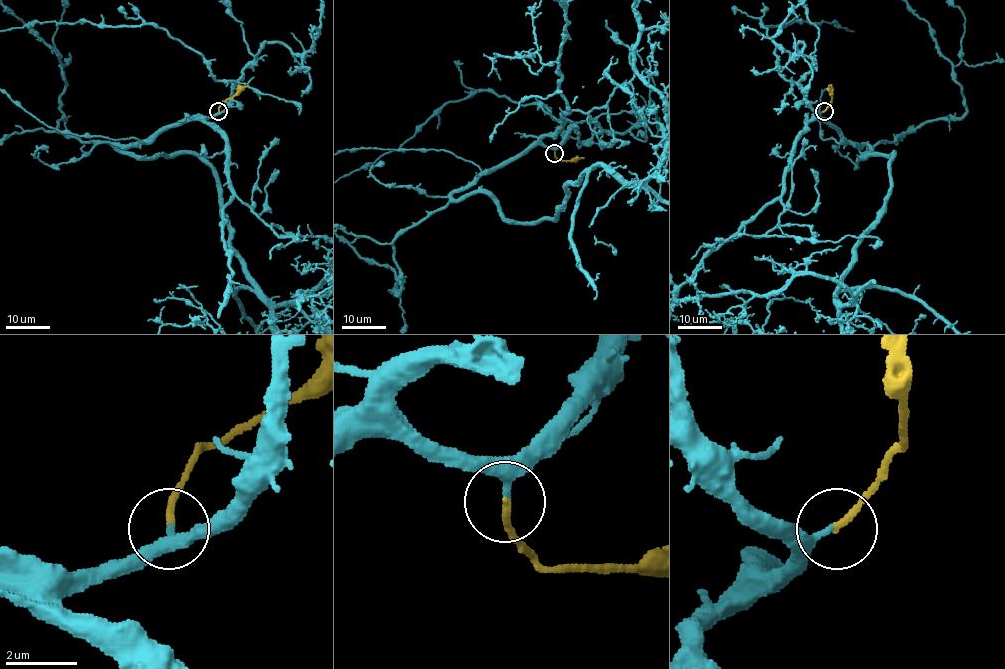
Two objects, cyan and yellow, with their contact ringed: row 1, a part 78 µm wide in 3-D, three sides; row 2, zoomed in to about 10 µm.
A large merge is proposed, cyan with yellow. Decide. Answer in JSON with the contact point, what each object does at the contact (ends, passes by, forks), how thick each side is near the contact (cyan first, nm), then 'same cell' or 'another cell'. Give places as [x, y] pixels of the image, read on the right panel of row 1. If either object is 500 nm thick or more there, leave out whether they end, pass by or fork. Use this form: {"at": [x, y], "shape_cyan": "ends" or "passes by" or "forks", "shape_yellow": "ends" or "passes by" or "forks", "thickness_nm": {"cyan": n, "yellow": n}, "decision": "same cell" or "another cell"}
{"at": [824, 111], "shape_cyan": "ends", "shape_yellow": "ends", "thickness_nm": {"cyan": 320, "yellow": 190}, "decision": "same cell"}

